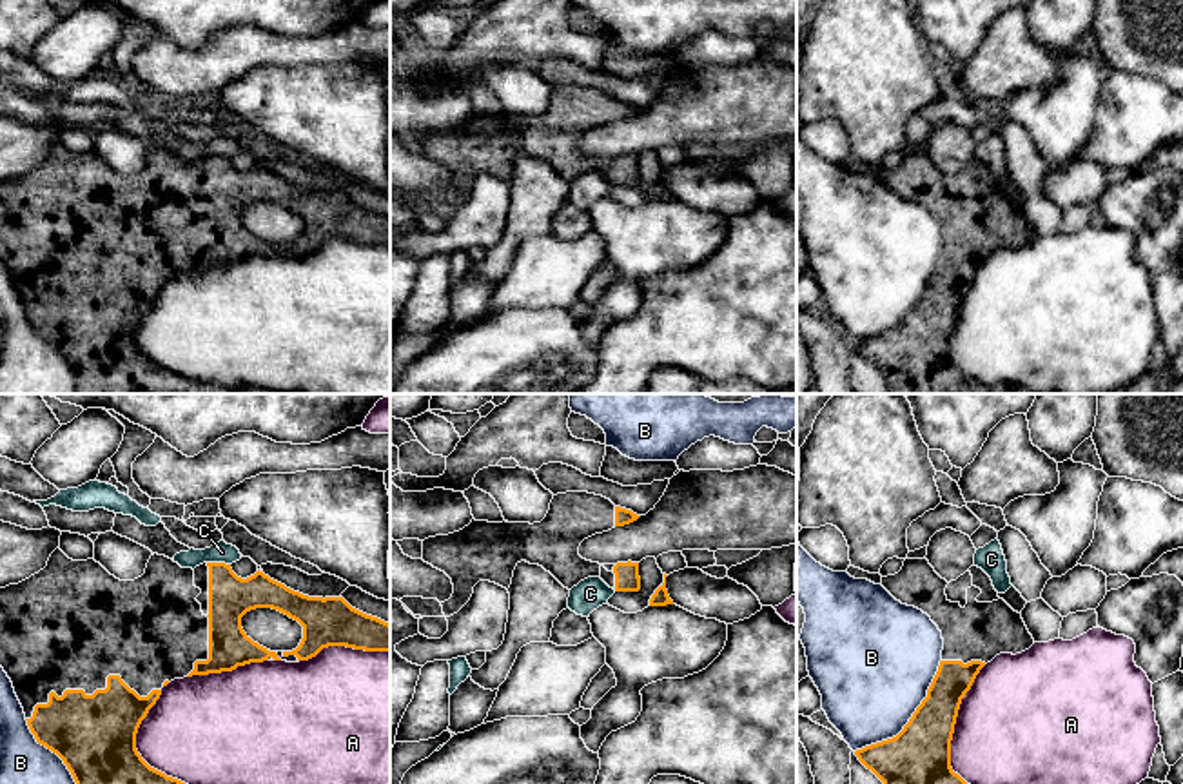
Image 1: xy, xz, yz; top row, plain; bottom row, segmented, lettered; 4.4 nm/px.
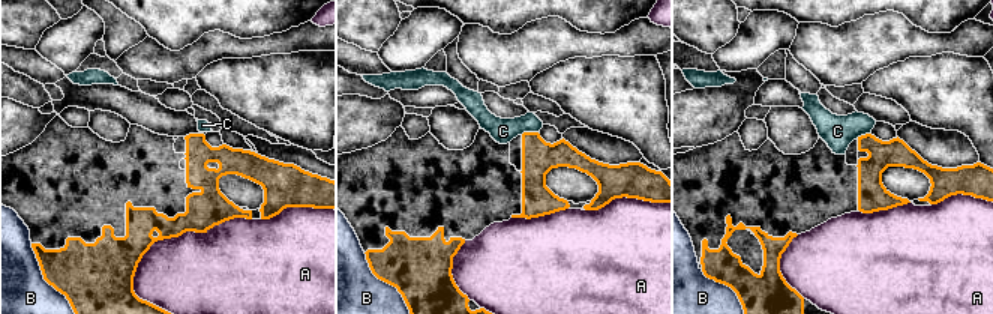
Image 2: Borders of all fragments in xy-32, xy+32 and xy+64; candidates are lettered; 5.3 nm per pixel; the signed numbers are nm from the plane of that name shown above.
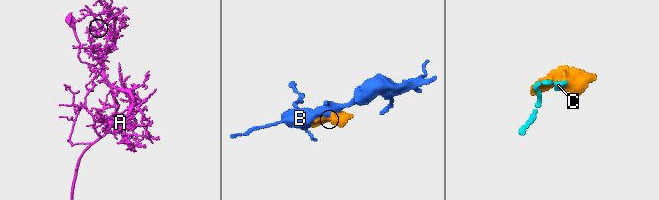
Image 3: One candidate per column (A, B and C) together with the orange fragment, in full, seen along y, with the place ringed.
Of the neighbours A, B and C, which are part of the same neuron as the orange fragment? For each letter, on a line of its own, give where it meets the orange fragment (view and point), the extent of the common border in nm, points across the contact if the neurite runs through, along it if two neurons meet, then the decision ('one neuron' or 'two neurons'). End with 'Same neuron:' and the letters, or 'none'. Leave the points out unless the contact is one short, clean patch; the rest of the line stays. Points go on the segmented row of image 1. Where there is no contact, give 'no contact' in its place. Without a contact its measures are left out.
A: meets orange in yz at (955, 723); contact 550 nm long; two neurons
B: meets orange in yz at (911, 717); contact 550 nm long; two neurons
C: meets orange in xy at (218, 563); contact 110 nm long; two neurons
Same neuron: none

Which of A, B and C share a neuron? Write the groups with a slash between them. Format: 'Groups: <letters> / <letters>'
Groups: A / B / C

